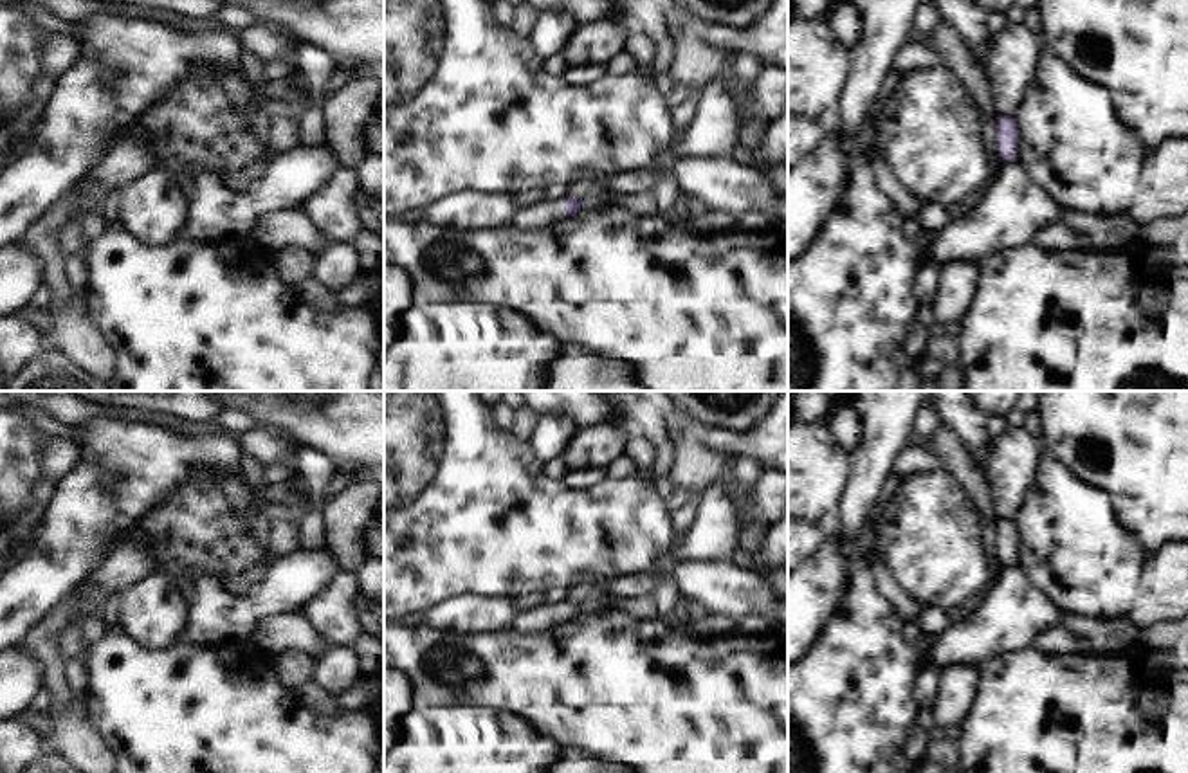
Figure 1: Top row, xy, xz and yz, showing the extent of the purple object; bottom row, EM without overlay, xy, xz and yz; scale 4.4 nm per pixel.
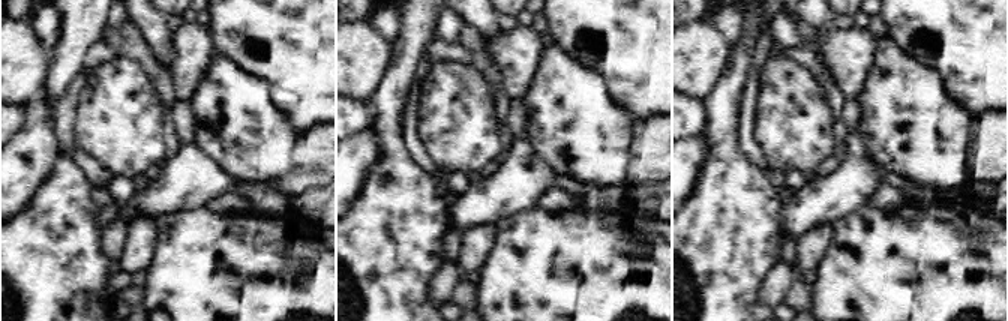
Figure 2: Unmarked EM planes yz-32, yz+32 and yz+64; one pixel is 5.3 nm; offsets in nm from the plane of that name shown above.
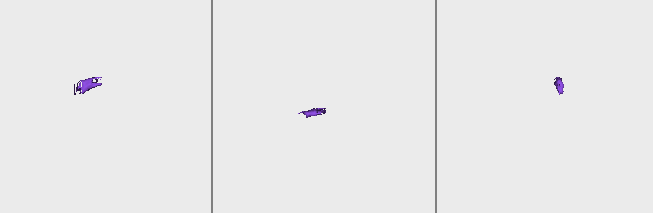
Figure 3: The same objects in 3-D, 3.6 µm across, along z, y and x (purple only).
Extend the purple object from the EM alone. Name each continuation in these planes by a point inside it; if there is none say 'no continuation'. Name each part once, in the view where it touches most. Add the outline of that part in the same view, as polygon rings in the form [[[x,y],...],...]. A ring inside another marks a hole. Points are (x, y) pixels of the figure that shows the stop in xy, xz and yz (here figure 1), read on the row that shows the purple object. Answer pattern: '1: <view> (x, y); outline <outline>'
1: xz (547, 213); outline [[[543,200],[519,211],[514,220],[516,225],[525,229],[553,227],[564,220],[564,200]]]

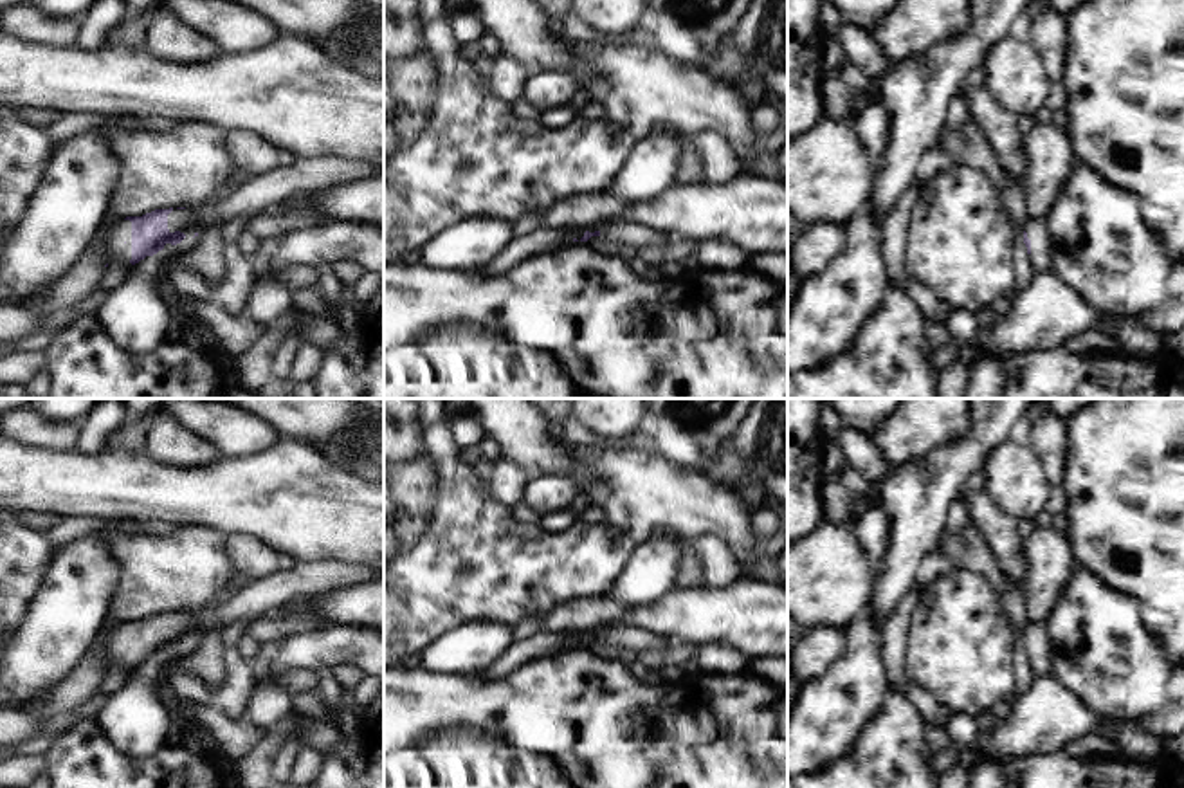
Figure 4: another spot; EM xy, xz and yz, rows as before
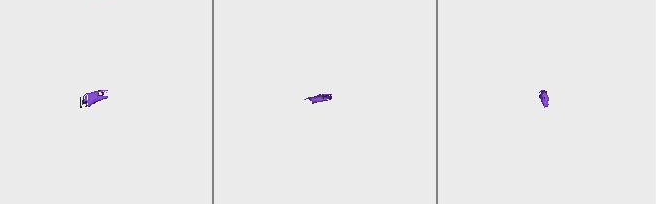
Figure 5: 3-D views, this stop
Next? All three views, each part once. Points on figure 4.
1: xy (307, 175); outline [[[297,159],[292,166],[276,166],[270,173],[247,179],[234,191],[195,209],[173,209],[168,215],[169,233],[180,231],[186,238],[238,216],[258,216],[269,206],[287,202],[296,195],[315,195],[330,188],[382,177],[378,160],[350,162],[346,159]]]
2: xy (116, 249); outline [[[119,220],[106,233],[106,263],[123,261],[132,269],[132,222]]]

